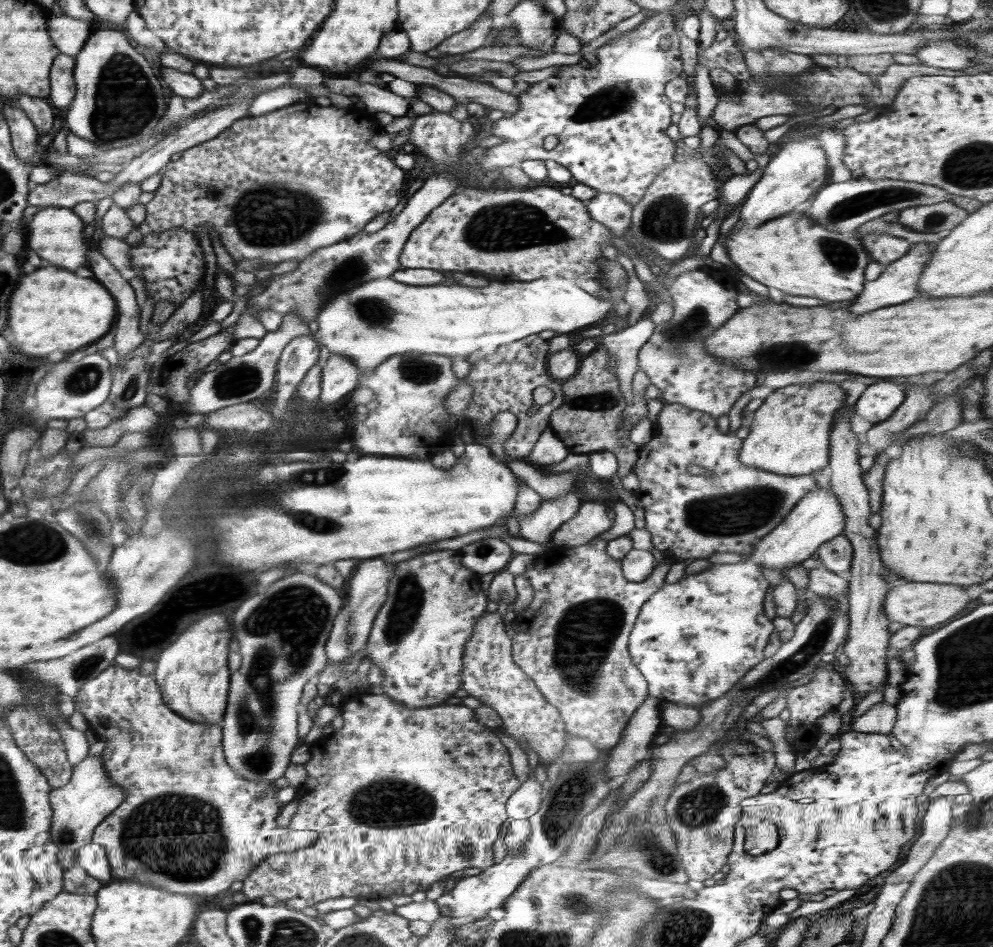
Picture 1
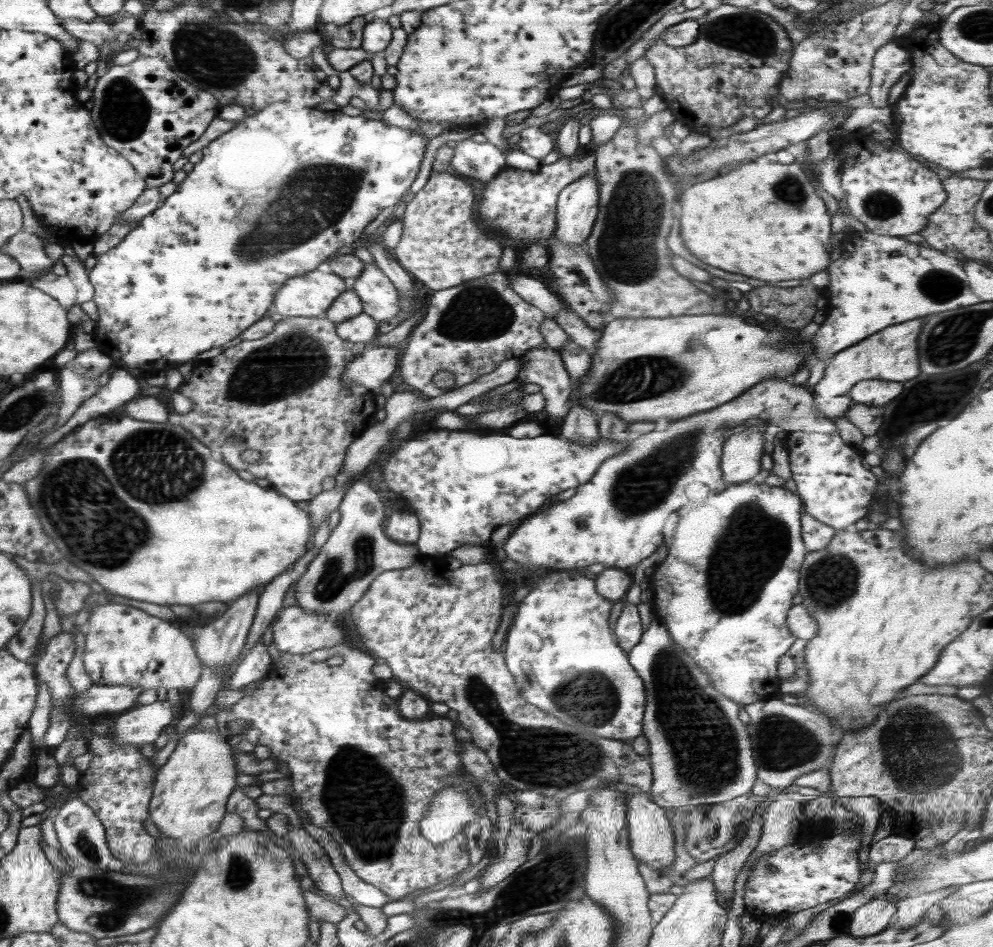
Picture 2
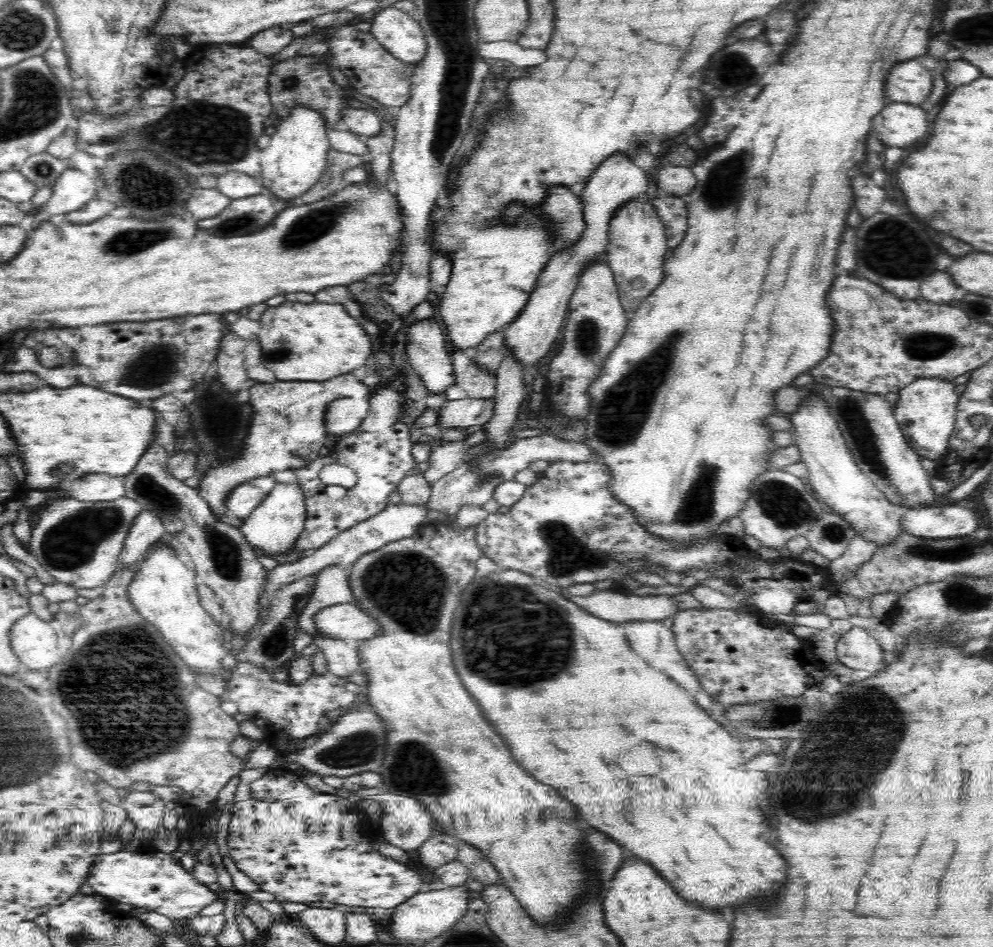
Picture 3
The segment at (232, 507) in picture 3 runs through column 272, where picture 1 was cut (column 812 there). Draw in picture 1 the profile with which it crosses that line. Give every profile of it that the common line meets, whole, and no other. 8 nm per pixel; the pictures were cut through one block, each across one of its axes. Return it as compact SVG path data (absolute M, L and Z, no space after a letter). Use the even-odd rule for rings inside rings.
M664 402L664 406L657 417L657 423L654 427L653 437L650 439L650 442L639 445L639 457L632 471L640 481L640 485L633 494L644 506L646 523L644 529L648 530L651 535L654 549L662 551L676 561L684 562L684 560L687 559L692 559L694 561L698 559L708 559L717 552L750 555L750 553L754 551L755 546L760 542L760 539L765 537L771 530L774 530L806 493L810 493L812 489L818 487L822 483L812 475L781 475L742 464L738 455L743 440L734 435L718 431L717 419L708 413L701 413L699 410L692 410L682 405ZM692 464L712 470L712 473L710 475L690 474L690 472L688 472L688 466L692 466Z

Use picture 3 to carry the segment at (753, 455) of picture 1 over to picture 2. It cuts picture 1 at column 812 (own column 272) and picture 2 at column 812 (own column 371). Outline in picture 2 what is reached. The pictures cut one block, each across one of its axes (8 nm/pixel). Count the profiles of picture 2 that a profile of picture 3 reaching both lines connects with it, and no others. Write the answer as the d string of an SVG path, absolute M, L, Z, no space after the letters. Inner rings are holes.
M927 317L915 318L908 322L900 322L896 326L887 326L880 332L863 338L854 343L848 350L842 350L832 358L826 367L822 379L811 390L815 397L832 398L846 395L847 392L860 381L885 380L901 382L918 376L918 352L916 352L916 336L918 330L924 327Z

